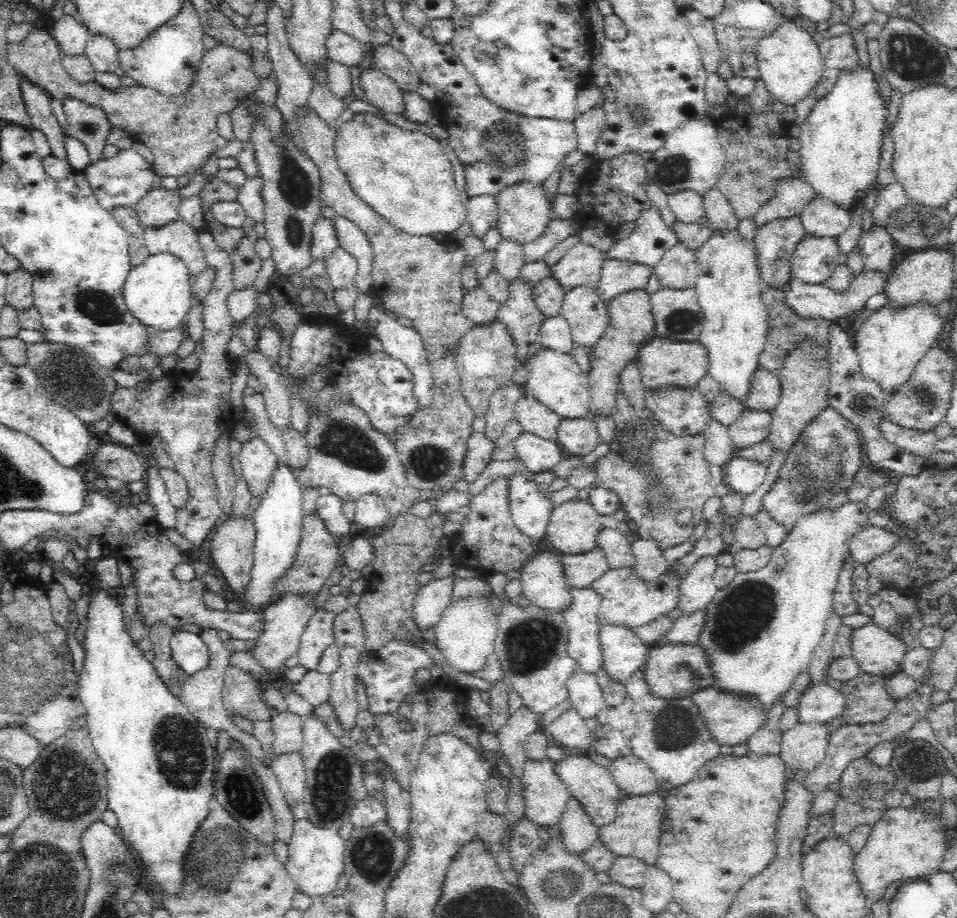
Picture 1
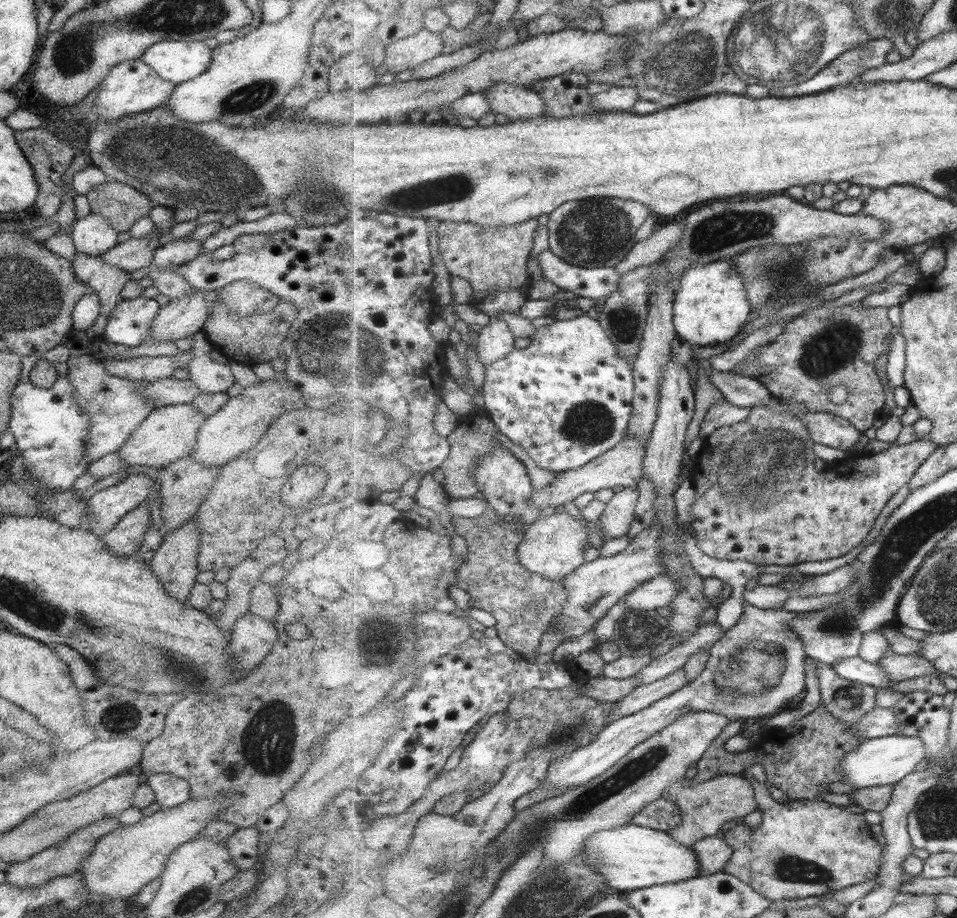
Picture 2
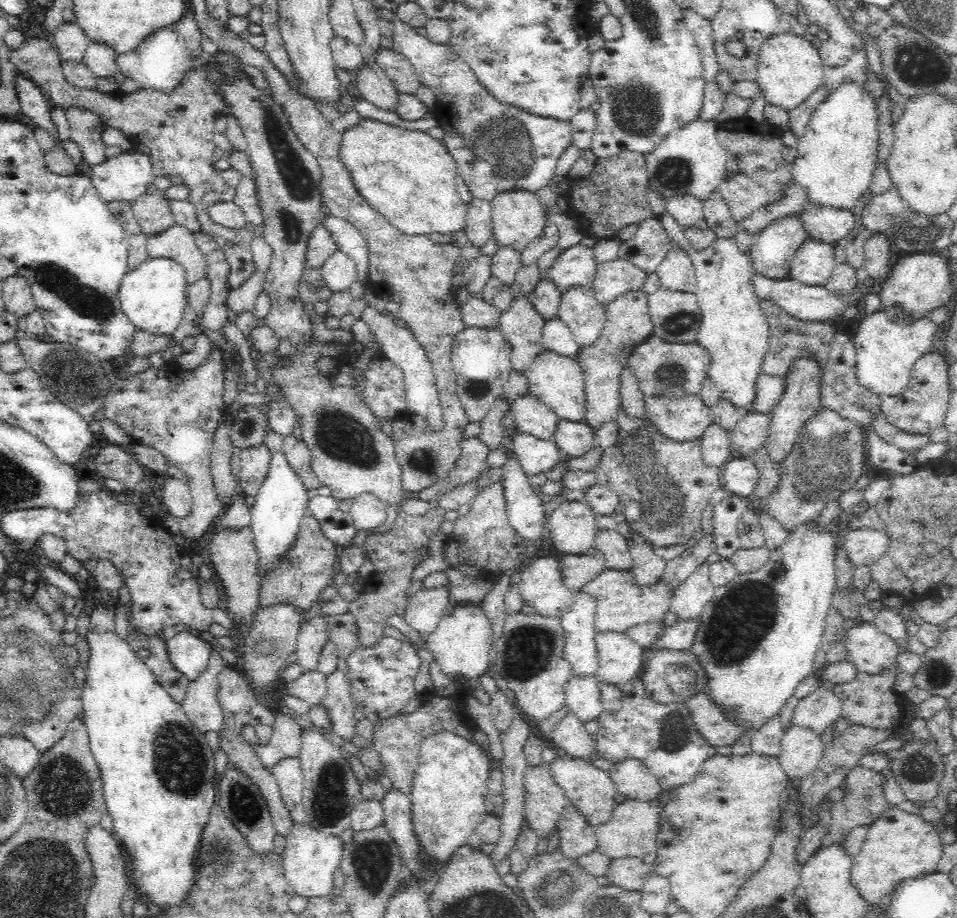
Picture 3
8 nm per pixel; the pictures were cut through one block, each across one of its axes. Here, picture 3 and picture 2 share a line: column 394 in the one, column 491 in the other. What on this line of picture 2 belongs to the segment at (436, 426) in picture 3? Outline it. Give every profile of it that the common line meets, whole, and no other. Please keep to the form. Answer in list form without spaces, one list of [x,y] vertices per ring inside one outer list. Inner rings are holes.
[[[499,318],[492,324],[485,324],[483,328],[478,329],[479,336],[471,336],[472,327],[462,320],[458,320],[454,330],[460,335],[460,340],[467,344],[471,351],[475,351],[479,363],[487,368],[491,364],[509,356],[515,349],[515,336],[511,332],[509,325]]]

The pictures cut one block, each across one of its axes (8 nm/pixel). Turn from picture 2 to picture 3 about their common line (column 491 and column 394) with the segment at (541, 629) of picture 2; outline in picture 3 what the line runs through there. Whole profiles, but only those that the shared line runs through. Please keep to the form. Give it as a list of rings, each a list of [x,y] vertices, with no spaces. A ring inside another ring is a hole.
[[[430,507],[424,514],[418,516],[398,511],[393,529],[387,533],[373,532],[364,534],[361,540],[365,552],[371,560],[374,571],[363,579],[362,592],[357,599],[350,601],[348,612],[356,622],[356,637],[362,647],[368,648],[376,640],[385,635],[384,629],[387,619],[393,615],[401,615],[405,612],[408,602],[407,592],[411,586],[412,572],[414,570],[414,550],[420,546],[428,546],[430,538],[440,531],[444,520],[445,509]]]

